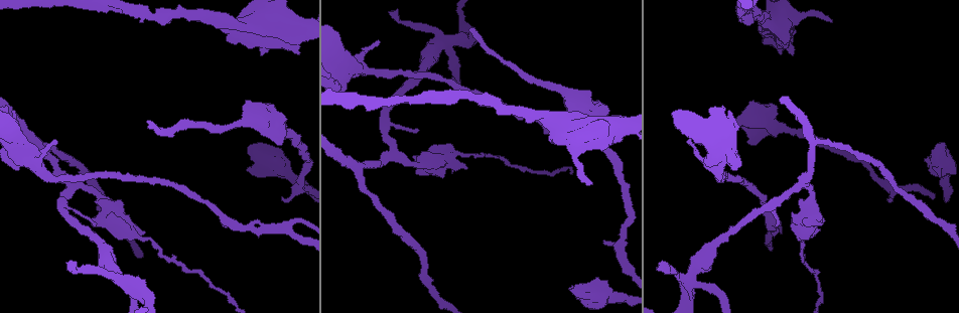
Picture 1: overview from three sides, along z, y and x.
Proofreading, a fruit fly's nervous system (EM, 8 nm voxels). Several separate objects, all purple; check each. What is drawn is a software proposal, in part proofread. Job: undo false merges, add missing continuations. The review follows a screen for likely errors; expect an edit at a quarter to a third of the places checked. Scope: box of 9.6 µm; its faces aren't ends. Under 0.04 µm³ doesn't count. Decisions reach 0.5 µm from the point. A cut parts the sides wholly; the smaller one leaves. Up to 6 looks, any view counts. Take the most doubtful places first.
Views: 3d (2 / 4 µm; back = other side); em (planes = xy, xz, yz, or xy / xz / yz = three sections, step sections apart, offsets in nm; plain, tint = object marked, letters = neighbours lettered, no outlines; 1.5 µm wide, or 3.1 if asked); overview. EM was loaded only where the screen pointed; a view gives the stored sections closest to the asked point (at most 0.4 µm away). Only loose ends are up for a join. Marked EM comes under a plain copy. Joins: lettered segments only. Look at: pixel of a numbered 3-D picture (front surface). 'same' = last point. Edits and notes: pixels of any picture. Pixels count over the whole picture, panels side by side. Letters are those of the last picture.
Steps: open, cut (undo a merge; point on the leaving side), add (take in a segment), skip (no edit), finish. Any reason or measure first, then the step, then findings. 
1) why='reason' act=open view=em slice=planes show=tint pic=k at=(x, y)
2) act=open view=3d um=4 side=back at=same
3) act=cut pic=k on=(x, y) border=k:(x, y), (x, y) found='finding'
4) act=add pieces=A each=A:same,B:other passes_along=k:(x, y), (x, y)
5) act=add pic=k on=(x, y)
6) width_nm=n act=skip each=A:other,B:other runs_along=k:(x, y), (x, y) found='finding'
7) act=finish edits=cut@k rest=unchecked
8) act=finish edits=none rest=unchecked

why='long arm stops here' act=open view=3d um=4 pic=1 at=(469, 29)

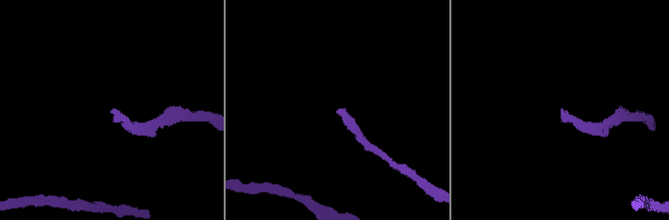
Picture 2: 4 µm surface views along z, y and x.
act=open view=em slice=planes show=tint pic=2 at=(338, 109)

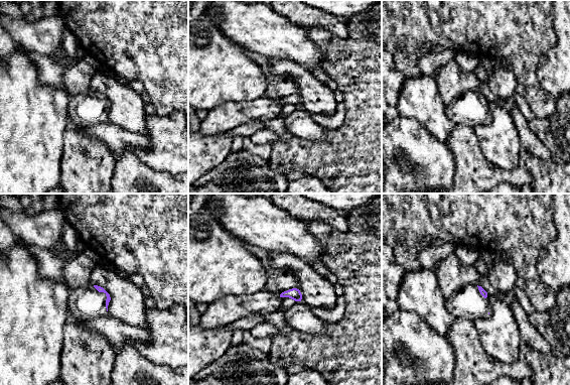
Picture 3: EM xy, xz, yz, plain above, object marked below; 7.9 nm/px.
why='see the neighbours' act=open view=em slice=planes show=letters at=same

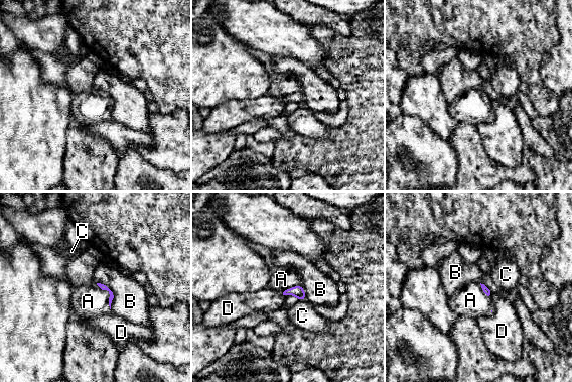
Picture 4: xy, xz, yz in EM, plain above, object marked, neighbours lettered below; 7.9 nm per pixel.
act=add pieces=A each=A:same,B:other,C:other,D:other passes_along=4:(102, 286), (109, 293), (88, 301) found='it goes on there'

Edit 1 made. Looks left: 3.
act=open view=3d um=4 pic=1 at=(393, 17)

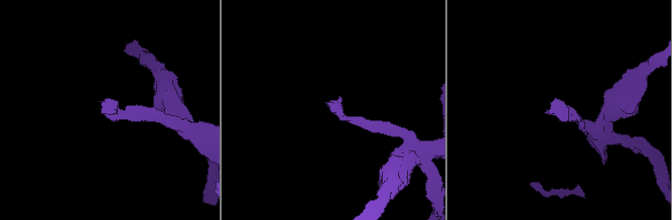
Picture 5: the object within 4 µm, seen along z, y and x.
act=open view=em slice=yz step=8 show=tint pic=5 at=(558, 100)

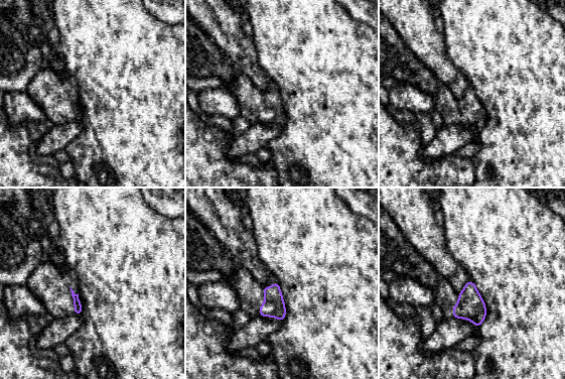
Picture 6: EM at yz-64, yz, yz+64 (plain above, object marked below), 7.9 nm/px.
act=open view=em slice=planes show=letters at=same

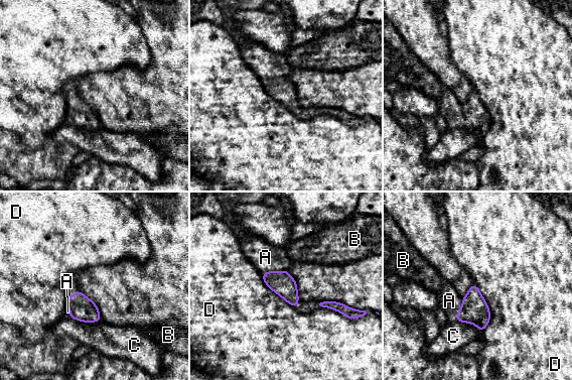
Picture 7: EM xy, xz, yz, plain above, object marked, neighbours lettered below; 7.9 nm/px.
act=add pieces=A each=A:same,B:other,C:other,D:other passes_along=7:(281, 282), (274, 271), (265, 257) found='the neuron continues'

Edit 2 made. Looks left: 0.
act=finish edits=add@4,add@7 rest=unchecked

